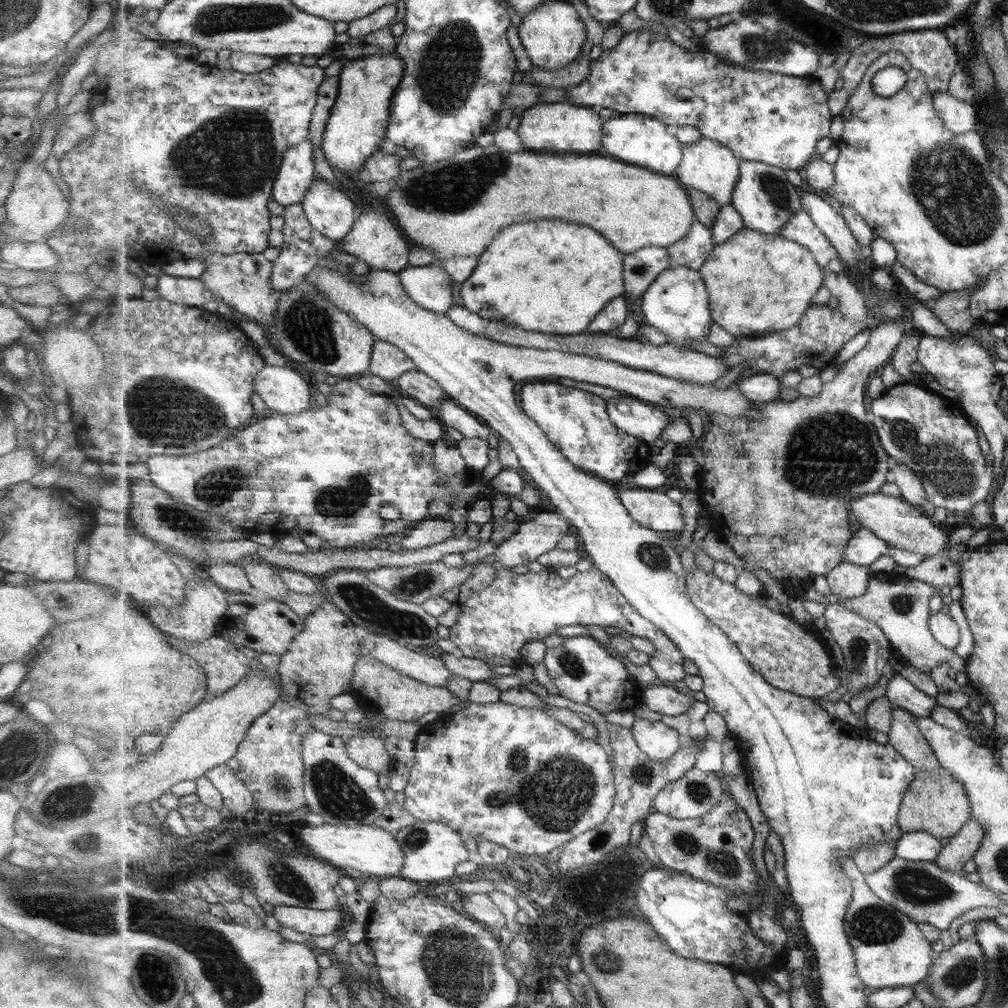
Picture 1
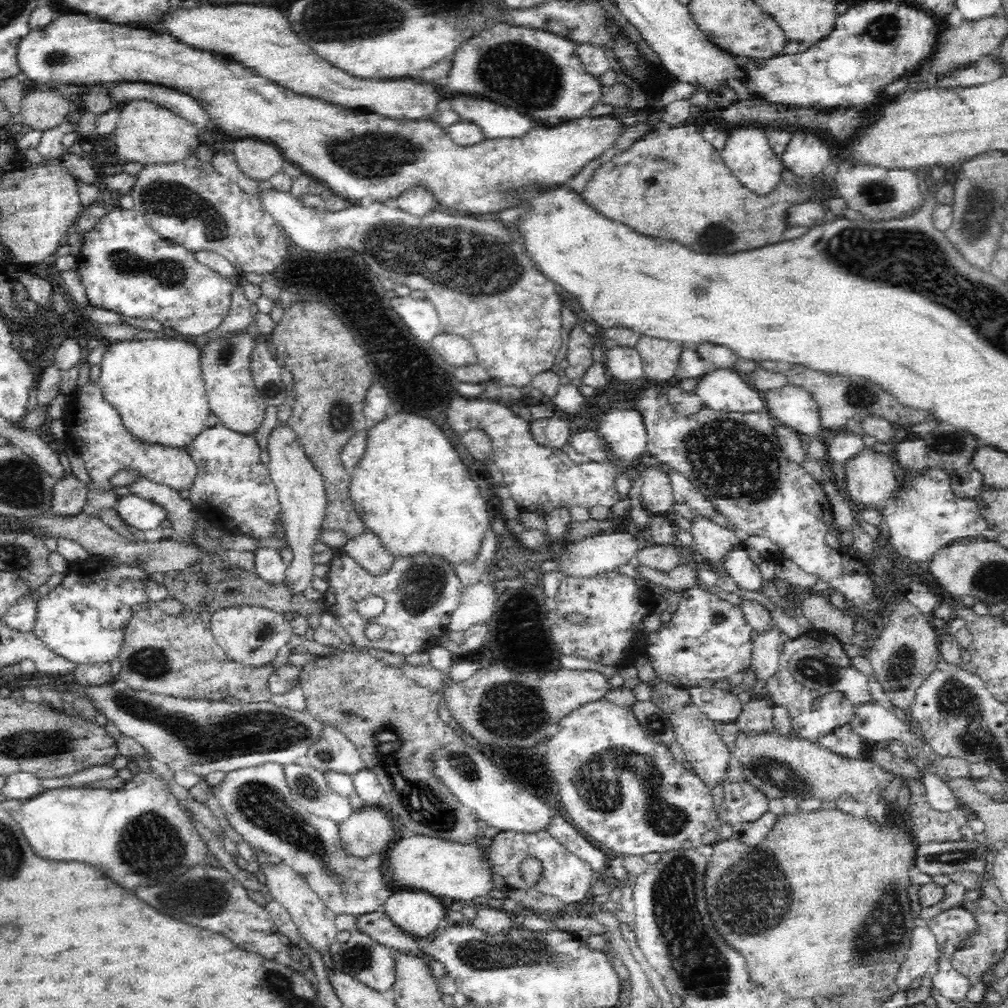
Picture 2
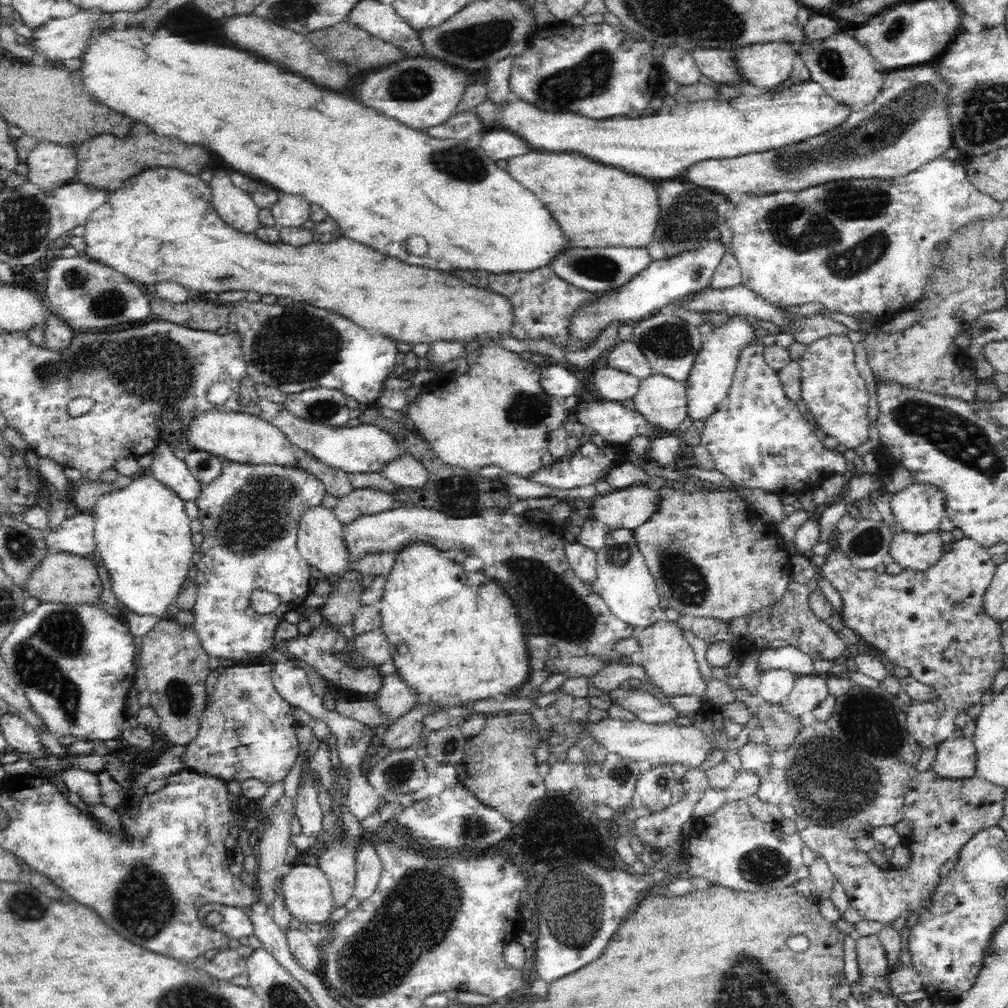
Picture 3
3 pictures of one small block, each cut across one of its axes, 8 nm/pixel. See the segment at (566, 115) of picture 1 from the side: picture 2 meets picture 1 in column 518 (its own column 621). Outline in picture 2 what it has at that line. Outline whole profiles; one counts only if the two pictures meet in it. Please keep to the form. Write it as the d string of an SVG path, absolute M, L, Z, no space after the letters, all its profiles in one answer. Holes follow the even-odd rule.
M60 14L58 18L55 18L52 22L49 22L45 27L40 30L30 31L25 34L20 42L17 44L17 66L20 72L32 80L32 82L38 82L38 84L50 84L50 82L60 82L60 84L73 84L73 85L92 85L92 86L104 86L105 83L120 83L120 82L146 82L157 85L166 86L168 88L180 91L184 94L189 94L192 98L195 98L200 102L200 105L204 107L210 113L212 121L215 122L217 128L228 136L234 138L253 138L268 141L276 145L284 153L287 162L292 164L298 164L302 168L302 172L312 176L314 179L321 181L326 187L330 188L334 195L344 196L344 198L350 198L352 202L356 200L368 200L368 202L388 202L391 199L398 199L406 190L415 188L416 186L423 186L427 190L434 201L440 206L441 210L460 210L460 212L466 212L466 215L484 216L488 212L500 212L504 208L512 208L526 202L530 194L540 194L542 190L554 190L560 186L566 185L566 182L571 180L574 176L596 156L600 156L606 148L612 146L614 140L620 138L620 134L624 134L624 126L619 126L616 118L612 115L603 115L600 117L591 117L588 114L581 116L580 118L572 120L564 120L562 124L554 127L546 126L546 128L534 128L528 132L526 136L522 138L500 138L500 140L484 139L482 142L472 146L458 146L454 144L445 130L438 124L431 121L428 118L406 120L385 117L376 113L361 112L360 110L343 108L336 104L328 104L318 98L312 98L310 96L302 96L296 94L291 90L278 86L275 82L269 81L267 78L262 78L252 72L248 68L244 68L241 64L229 60L221 55L215 55L214 53L204 52L203 50L196 50L191 46L178 42L174 37L169 36L165 32L155 32L153 29L142 30L146 28L143 26L130 26L112 24L112 22L100 21L99 19L90 18L86 14Z

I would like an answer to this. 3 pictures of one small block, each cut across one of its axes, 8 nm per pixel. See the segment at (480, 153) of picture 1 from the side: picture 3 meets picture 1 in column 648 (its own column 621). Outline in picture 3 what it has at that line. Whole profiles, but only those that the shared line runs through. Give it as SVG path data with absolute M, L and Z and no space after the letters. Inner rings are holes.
M527 152L508 160L507 169L512 178L528 186L542 202L548 206L550 213L560 222L560 226L570 234L574 247L580 248L644 248L654 240L660 220L660 199L656 184L652 180L629 173L628 171L592 162L576 153Z

